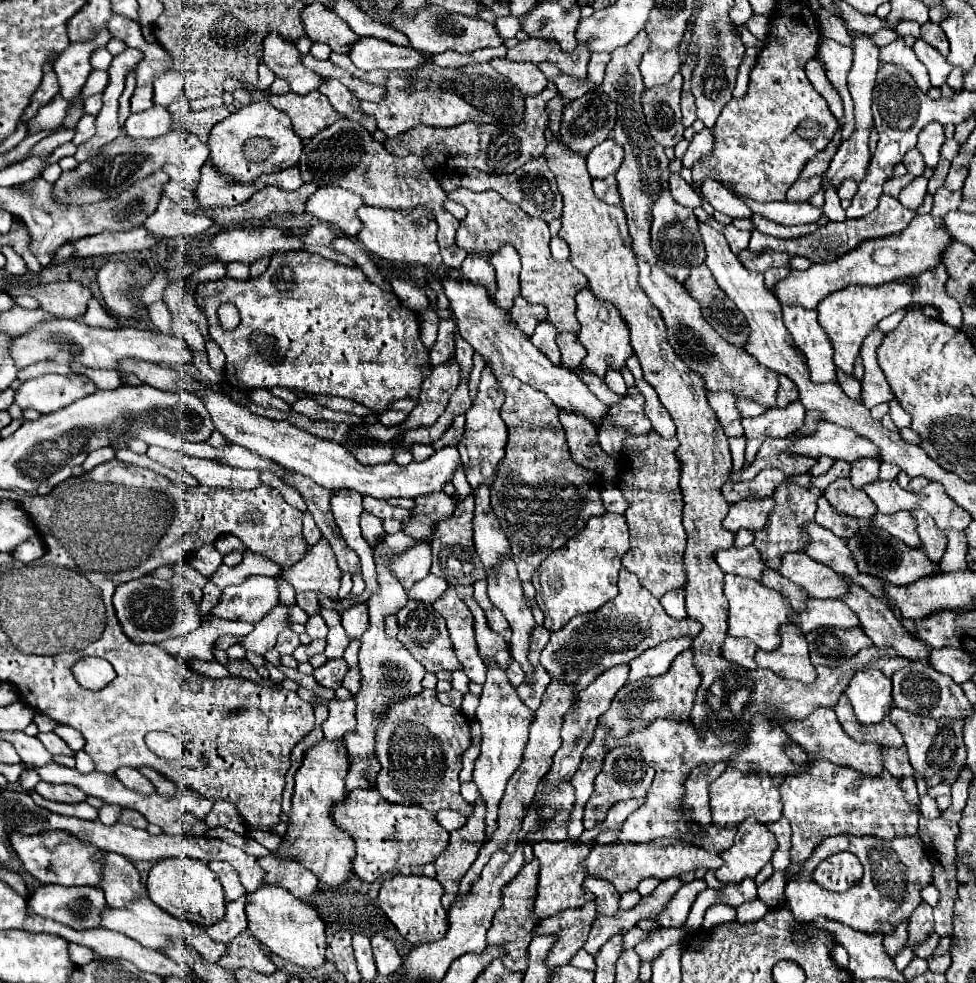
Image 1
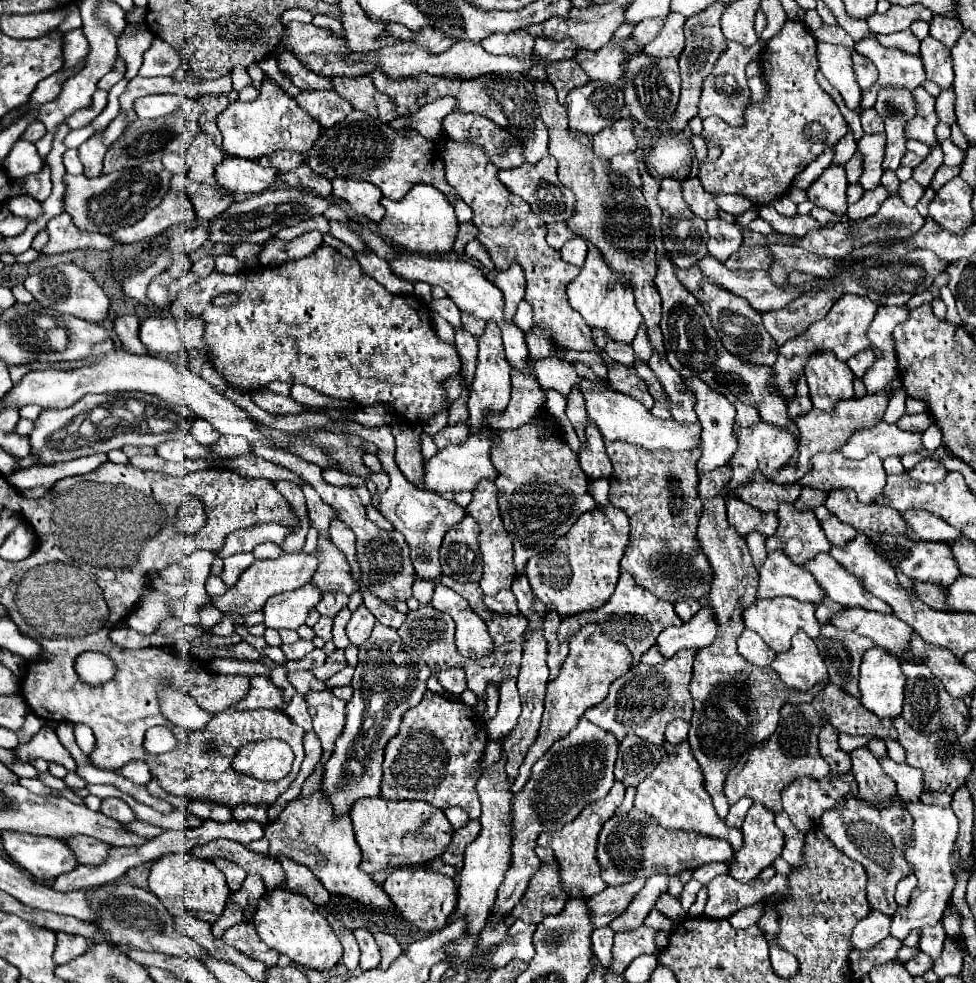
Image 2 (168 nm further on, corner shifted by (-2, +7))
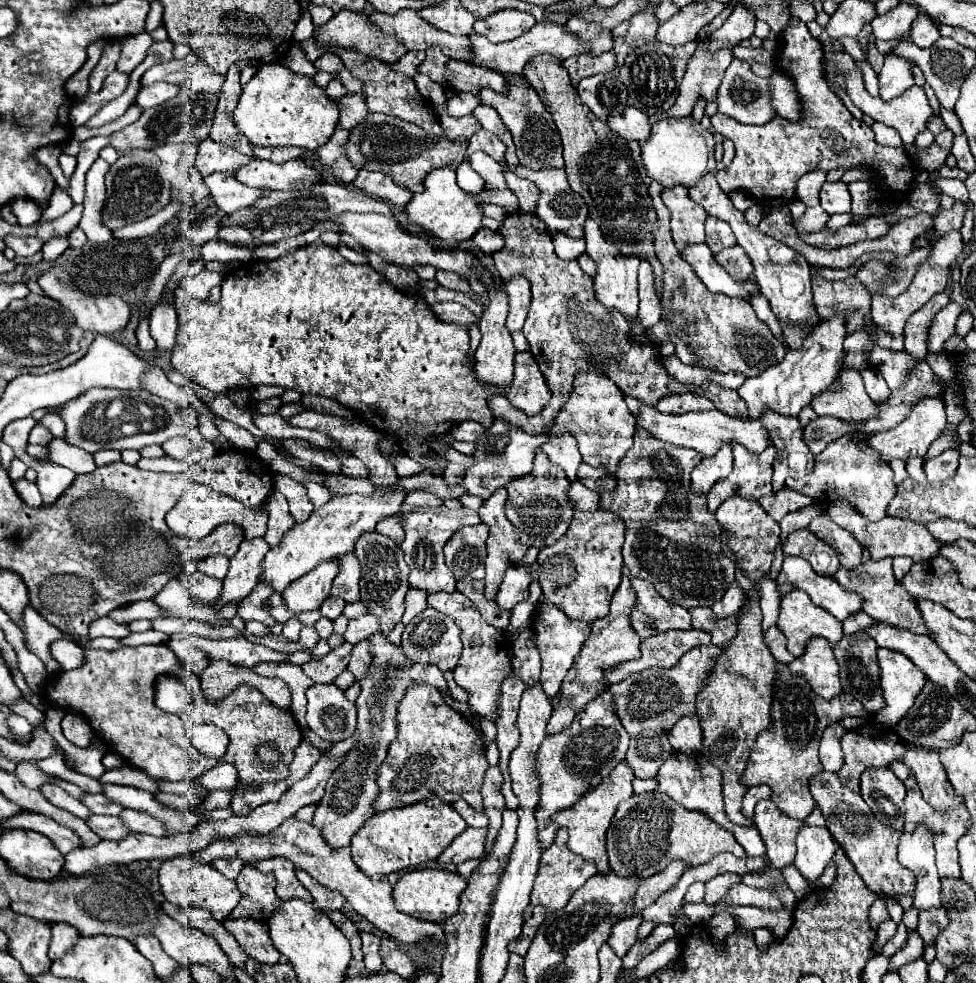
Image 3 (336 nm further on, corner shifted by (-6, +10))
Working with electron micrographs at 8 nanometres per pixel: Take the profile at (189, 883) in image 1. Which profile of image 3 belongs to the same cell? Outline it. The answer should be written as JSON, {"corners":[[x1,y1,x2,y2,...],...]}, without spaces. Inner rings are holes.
{"corners":[[187,855,173,857,173,859,167,859,161,863,159,885,161,885,163,897,169,903,179,905,179,907,203,907,203,909,211,911,211,915,217,921,225,921,231,915,231,911,235,909,235,905,239,903,239,889,237,889,235,881,221,875,209,863,199,863]]}

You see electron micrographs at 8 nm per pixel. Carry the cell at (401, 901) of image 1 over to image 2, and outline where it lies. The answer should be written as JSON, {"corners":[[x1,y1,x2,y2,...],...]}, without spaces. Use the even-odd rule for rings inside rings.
{"corners":[[395,868,389,878,383,884,385,892,389,894,391,902,395,904,397,912,417,928,425,932,435,932,447,926,447,918,455,912,457,908,457,886,453,878,441,874,441,872,431,872,425,868]]}

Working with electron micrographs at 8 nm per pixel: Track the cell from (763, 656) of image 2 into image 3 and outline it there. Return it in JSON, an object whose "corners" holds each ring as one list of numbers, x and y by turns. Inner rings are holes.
{"corners":[[769,627,765,633,763,633,763,639,765,639,765,645,769,647,771,655,779,661,779,663,791,663,795,657,787,651,785,647,785,637,781,635,781,631,777,631,777,627]]}

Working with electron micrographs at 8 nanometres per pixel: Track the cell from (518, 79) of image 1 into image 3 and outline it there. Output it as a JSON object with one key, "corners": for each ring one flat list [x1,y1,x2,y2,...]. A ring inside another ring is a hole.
{"corners":[[505,9,489,15,487,19,479,19,473,25,473,31,477,35,487,37,491,43,505,43,521,37,525,31,529,31,535,25,535,19,529,13]]}

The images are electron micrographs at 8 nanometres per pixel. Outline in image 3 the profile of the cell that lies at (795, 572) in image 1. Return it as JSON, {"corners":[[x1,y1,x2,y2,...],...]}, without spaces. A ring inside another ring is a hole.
{"corners":[[891,557,889,559,881,559,881,561,867,561,867,563,861,563,859,567,853,567,853,569,845,569,845,567,839,567,837,573,831,575,845,591,851,591,851,593,857,593,863,597,863,611,873,617,875,621,881,621,881,623,889,623,889,625,895,625,895,627,901,627,901,629,909,629,913,633,923,633,923,635,929,635,925,631,925,623,921,623,921,615,917,611,917,607,913,607,913,597,897,583,897,579,893,577,893,571,891,571]]}

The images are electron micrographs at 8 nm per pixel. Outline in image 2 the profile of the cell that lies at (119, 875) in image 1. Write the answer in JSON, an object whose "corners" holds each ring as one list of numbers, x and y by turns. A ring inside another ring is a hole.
{"corners":[[83,834,81,838,65,838,65,842,73,850,79,864,101,864,109,850,109,844,97,842,95,838,85,838]]}

